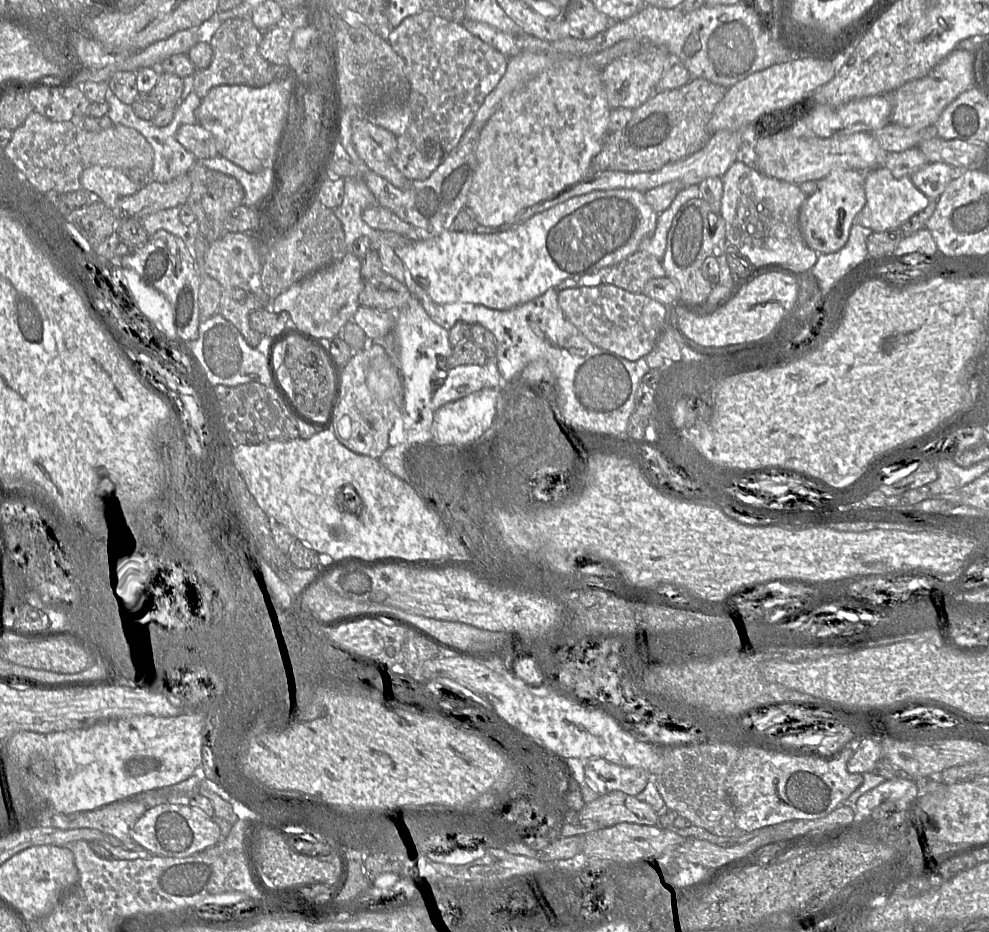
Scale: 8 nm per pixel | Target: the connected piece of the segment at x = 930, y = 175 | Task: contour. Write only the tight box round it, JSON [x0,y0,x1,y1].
[910,161,968,201]

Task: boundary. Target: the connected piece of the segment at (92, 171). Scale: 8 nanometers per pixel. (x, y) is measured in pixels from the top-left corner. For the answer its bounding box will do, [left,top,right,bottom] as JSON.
[80,166,139,210]

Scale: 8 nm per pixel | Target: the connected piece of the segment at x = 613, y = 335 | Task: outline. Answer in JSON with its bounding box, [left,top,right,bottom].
[558,285,669,361]

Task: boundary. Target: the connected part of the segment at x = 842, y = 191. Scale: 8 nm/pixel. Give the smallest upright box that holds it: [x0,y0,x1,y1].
[798,169,866,254]

